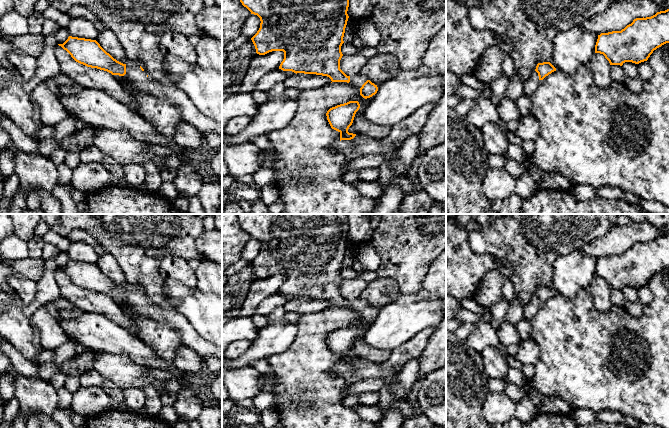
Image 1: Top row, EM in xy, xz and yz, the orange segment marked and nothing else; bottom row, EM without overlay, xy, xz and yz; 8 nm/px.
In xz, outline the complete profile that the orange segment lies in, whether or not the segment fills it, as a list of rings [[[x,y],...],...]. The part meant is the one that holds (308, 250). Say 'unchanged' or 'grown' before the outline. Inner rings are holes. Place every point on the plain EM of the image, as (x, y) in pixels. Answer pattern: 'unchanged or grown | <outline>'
grown | [[[237,214],[240,226],[251,238],[260,242],[260,252],[251,262],[256,277],[265,279],[272,275],[283,275],[284,283],[279,293],[294,297],[316,298],[327,300],[332,306],[347,306],[360,313],[360,319],[367,323],[378,315],[377,309],[367,301],[357,298],[347,300],[340,293],[343,280],[341,270],[348,245],[349,222],[347,214]]]

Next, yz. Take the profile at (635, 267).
unchanged | [[[669,233],[651,241],[636,242],[621,255],[601,257],[595,277],[603,278],[610,289],[639,288],[666,267],[669,267]]]

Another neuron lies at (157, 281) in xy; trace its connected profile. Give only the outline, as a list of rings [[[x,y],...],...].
[[[40,214],[40,216],[49,230],[53,230],[62,237],[66,237],[75,229],[89,233],[118,262],[127,284],[141,290],[144,296],[154,304],[174,313],[176,313],[175,308],[163,294],[165,278],[159,270],[161,259],[167,255],[173,255],[186,261],[206,260],[196,247],[196,240],[205,232],[203,220],[196,214]]]

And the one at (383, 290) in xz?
[[[378,277],[368,282],[359,298],[365,300],[377,310],[386,304],[398,300],[401,296],[397,282],[390,277]]]

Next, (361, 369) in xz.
[[[428,327],[417,333],[406,343],[391,351],[390,357],[384,364],[359,358],[351,364],[341,364],[341,368],[351,373],[357,380],[385,378],[396,375],[403,366],[421,356],[434,330],[435,327]]]

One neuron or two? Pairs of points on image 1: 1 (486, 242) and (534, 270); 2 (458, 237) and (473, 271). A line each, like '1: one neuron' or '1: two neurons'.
1: one neuron
2: one neuron

